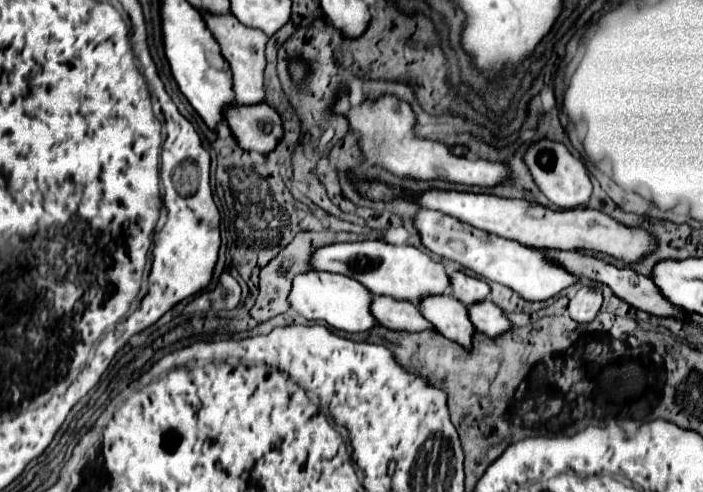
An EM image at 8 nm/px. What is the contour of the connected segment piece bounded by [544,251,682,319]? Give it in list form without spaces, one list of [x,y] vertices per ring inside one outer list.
[[[544,251],[544,255],[548,255],[548,259],[556,259],[556,263],[560,263],[562,267],[568,267],[568,271],[572,271],[572,275],[576,275],[576,277],[588,277],[588,279],[592,279],[592,281],[598,281],[598,283],[608,285],[620,299],[624,299],[626,303],[630,303],[630,305],[636,307],[636,309],[648,311],[648,313],[652,313],[652,315],[680,317],[680,319],[682,319],[682,313],[676,311],[676,309],[672,307],[672,303],[666,301],[666,299],[660,295],[660,291],[656,289],[656,285],[654,285],[648,277],[644,277],[644,275],[632,271],[632,269],[618,269],[618,267],[606,263],[606,261],[600,261],[600,259],[596,259],[596,257],[584,255],[584,253],[580,253],[580,251]]]

